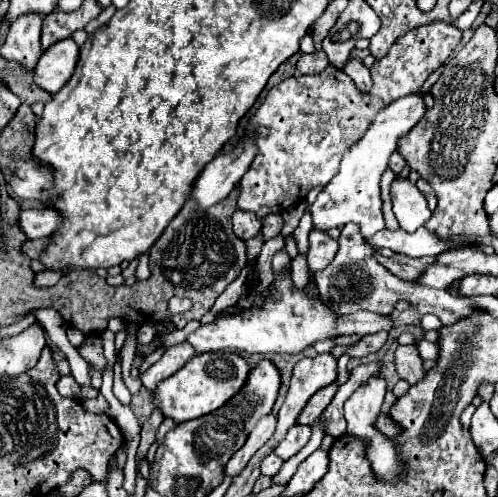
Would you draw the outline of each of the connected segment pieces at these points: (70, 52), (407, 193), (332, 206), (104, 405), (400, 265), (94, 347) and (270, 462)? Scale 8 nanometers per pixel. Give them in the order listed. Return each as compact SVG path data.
M64 38L52 44L38 60L38 66L34 70L34 82L42 90L54 94L72 76L72 66L76 66L76 54L78 46L72 38Z
M400 176L394 178L394 182L390 184L390 198L392 198L392 212L400 228L406 232L418 230L432 216L426 198L408 178Z
M408 94L380 110L364 138L350 146L340 162L340 172L328 182L328 186L318 194L316 202L310 206L312 228L318 232L328 232L330 228L342 228L348 222L356 222L364 238L372 238L384 228L382 200L380 200L380 178L388 166L390 154L396 150L398 138L408 134L408 130L424 116L424 102L420 94Z
M84 400L82 402L84 410L88 412L94 412L94 414L108 414L108 402L106 400Z
M400 254L392 258L376 256L382 266L386 266L394 276L406 280L406 282L418 282L418 278L424 274L424 270L436 262L436 258L404 258Z
M86 338L86 342L84 342L84 346L78 350L80 352L80 356L86 360L86 362L90 362L96 370L100 370L100 372L104 372L106 370L106 358L104 358L104 354L102 354L102 340L100 338Z
M268 454L268 458L264 458L264 462L262 462L262 474L276 476L280 472L282 464L284 464L284 460L280 460L276 454Z

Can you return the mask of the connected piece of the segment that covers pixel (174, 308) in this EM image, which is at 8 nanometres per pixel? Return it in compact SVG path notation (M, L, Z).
M172 298L170 302L168 302L168 310L170 310L170 314L174 316L174 314L180 314L180 312L186 312L186 310L190 310L192 308L192 300L190 298Z

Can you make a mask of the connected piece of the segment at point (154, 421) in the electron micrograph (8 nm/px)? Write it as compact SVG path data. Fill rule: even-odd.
M154 408L154 412L152 412L152 416L142 424L142 440L140 440L140 446L138 446L138 460L142 460L144 456L146 456L146 450L148 450L148 446L154 442L154 438L156 438L156 430L158 430L158 426L162 424L162 420L164 420L164 414L160 412L160 408Z

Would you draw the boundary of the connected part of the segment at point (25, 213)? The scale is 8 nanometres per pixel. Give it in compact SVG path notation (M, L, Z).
M52 208L20 210L18 214L18 226L30 240L50 236L58 224L60 224L60 216Z

